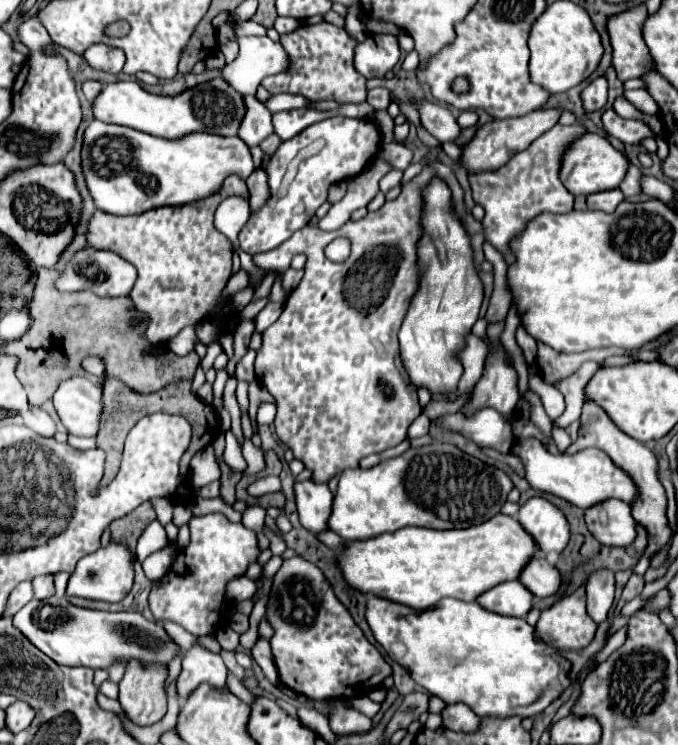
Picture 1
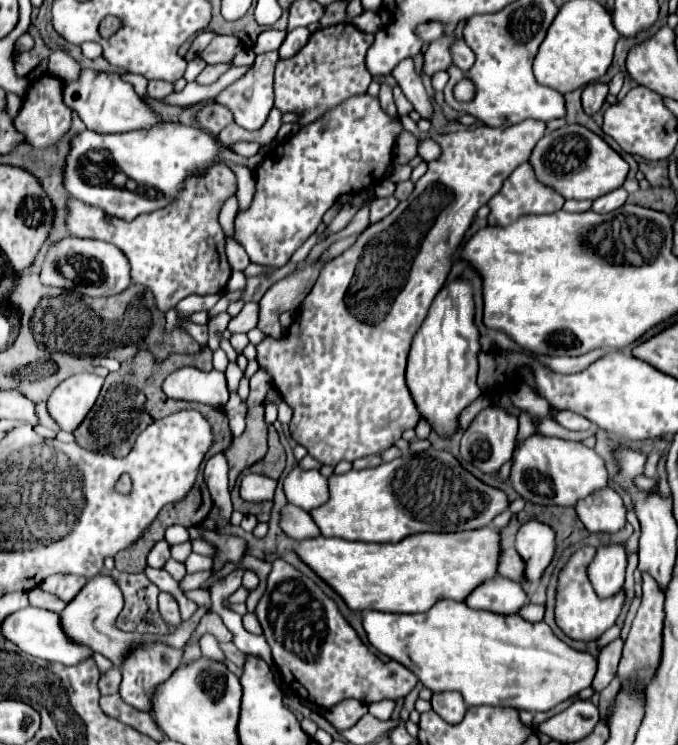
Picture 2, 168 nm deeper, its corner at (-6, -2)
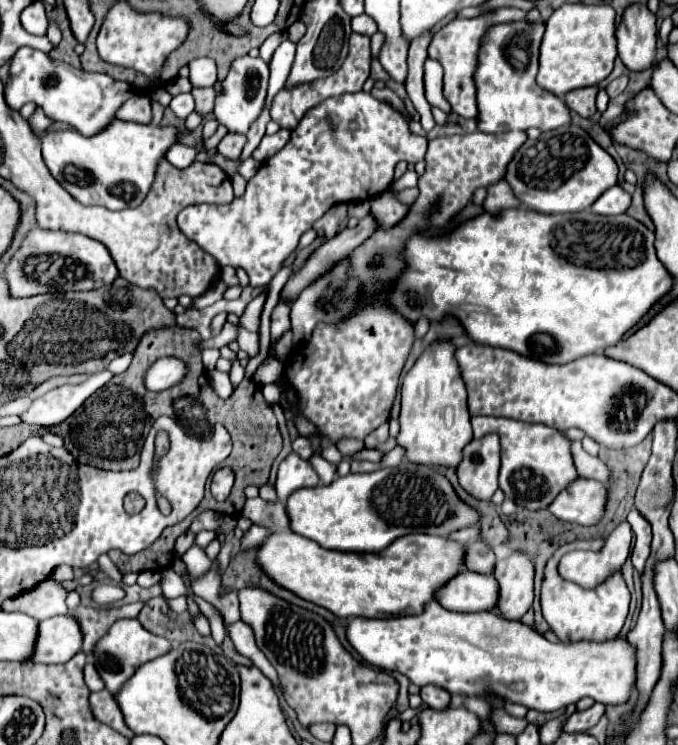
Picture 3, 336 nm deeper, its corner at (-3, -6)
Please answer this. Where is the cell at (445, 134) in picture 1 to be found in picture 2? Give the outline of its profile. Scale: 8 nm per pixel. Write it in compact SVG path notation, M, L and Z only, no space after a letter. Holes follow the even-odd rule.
M406 58L402 60L392 76L396 78L398 86L402 88L404 96L414 104L414 110L422 114L422 118L428 118L432 114L432 106L430 106L430 98L424 90L424 84L422 84L422 78L420 74L414 70L414 60L412 58Z

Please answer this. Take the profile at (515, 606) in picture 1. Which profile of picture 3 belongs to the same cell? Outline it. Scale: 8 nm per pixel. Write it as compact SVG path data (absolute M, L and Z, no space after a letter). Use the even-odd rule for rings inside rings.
M461 572L439 592L439 604L455 612L489 612L497 608L499 584L493 576Z

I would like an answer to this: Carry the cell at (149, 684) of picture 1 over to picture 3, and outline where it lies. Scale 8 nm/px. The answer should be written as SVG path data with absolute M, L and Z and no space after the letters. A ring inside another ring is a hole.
M119 620L117 624L113 624L113 628L109 628L109 632L95 646L93 660L95 660L95 666L101 674L101 678L105 680L105 688L111 694L115 694L123 688L123 684L135 674L135 670L141 664L151 662L153 658L159 658L159 656L171 652L171 648L173 646L167 638L147 632L137 620Z

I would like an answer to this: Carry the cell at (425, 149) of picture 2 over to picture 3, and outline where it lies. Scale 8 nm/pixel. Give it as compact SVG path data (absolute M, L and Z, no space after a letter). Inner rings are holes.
M369 92L343 94L329 98L317 108L309 110L299 126L291 132L291 140L269 160L261 164L257 174L247 182L247 190L241 198L231 204L199 204L187 206L179 216L177 224L181 232L197 242L205 252L215 256L219 266L241 266L249 274L251 286L267 286L271 278L281 270L283 262L297 250L303 232L311 230L313 224L339 202L369 200L385 192L393 182L393 168L397 162L419 162L427 150L427 138L411 134L407 120L387 102L379 102Z

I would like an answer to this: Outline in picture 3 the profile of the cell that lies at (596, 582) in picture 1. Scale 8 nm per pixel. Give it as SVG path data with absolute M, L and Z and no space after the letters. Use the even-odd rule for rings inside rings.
M623 522L609 534L601 550L565 554L559 564L559 574L565 580L581 584L583 588L597 588L615 572L621 572L629 554L631 554L631 526Z

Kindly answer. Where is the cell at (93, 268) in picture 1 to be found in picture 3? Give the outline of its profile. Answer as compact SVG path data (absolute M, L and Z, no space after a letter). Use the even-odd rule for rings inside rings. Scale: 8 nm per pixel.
M35 228L29 232L27 240L23 242L21 250L13 256L7 272L7 282L11 294L31 296L31 294L47 294L47 292L87 292L101 286L111 286L119 276L117 266L109 254L109 250L83 234L69 234L69 232L51 232Z

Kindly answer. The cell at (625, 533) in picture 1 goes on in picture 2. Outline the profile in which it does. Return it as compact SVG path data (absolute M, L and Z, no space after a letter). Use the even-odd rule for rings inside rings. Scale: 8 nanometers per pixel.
M602 488L578 500L574 510L588 532L616 532L626 524L626 508L612 488Z

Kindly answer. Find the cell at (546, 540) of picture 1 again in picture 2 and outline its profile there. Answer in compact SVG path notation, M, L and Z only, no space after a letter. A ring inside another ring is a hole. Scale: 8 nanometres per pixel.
M530 520L516 534L516 550L526 562L524 584L536 584L554 556L554 532L550 526Z

